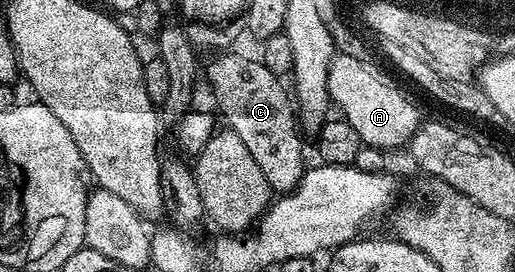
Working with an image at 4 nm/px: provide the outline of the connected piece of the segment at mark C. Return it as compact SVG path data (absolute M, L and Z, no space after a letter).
M225 50L214 55L209 65L204 65L203 76L209 79L209 88L213 91L216 111L225 115L224 123L239 134L239 139L247 145L247 151L255 154L255 163L263 170L270 189L274 193L284 194L299 186L307 167L305 156L301 153L301 134L298 113L295 111L291 92L281 85L282 77L267 70L260 60L249 56L240 56L237 50Z

